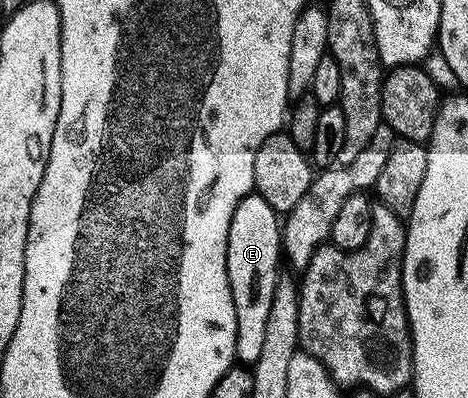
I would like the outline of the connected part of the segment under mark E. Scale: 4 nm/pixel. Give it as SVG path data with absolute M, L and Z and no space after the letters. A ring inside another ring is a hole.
M252 194L240 202L236 218L232 218L232 230L228 238L228 278L232 286L232 298L236 302L236 360L242 366L255 366L267 341L268 318L271 317L273 299L280 279L278 267L283 267L283 221L264 198Z

